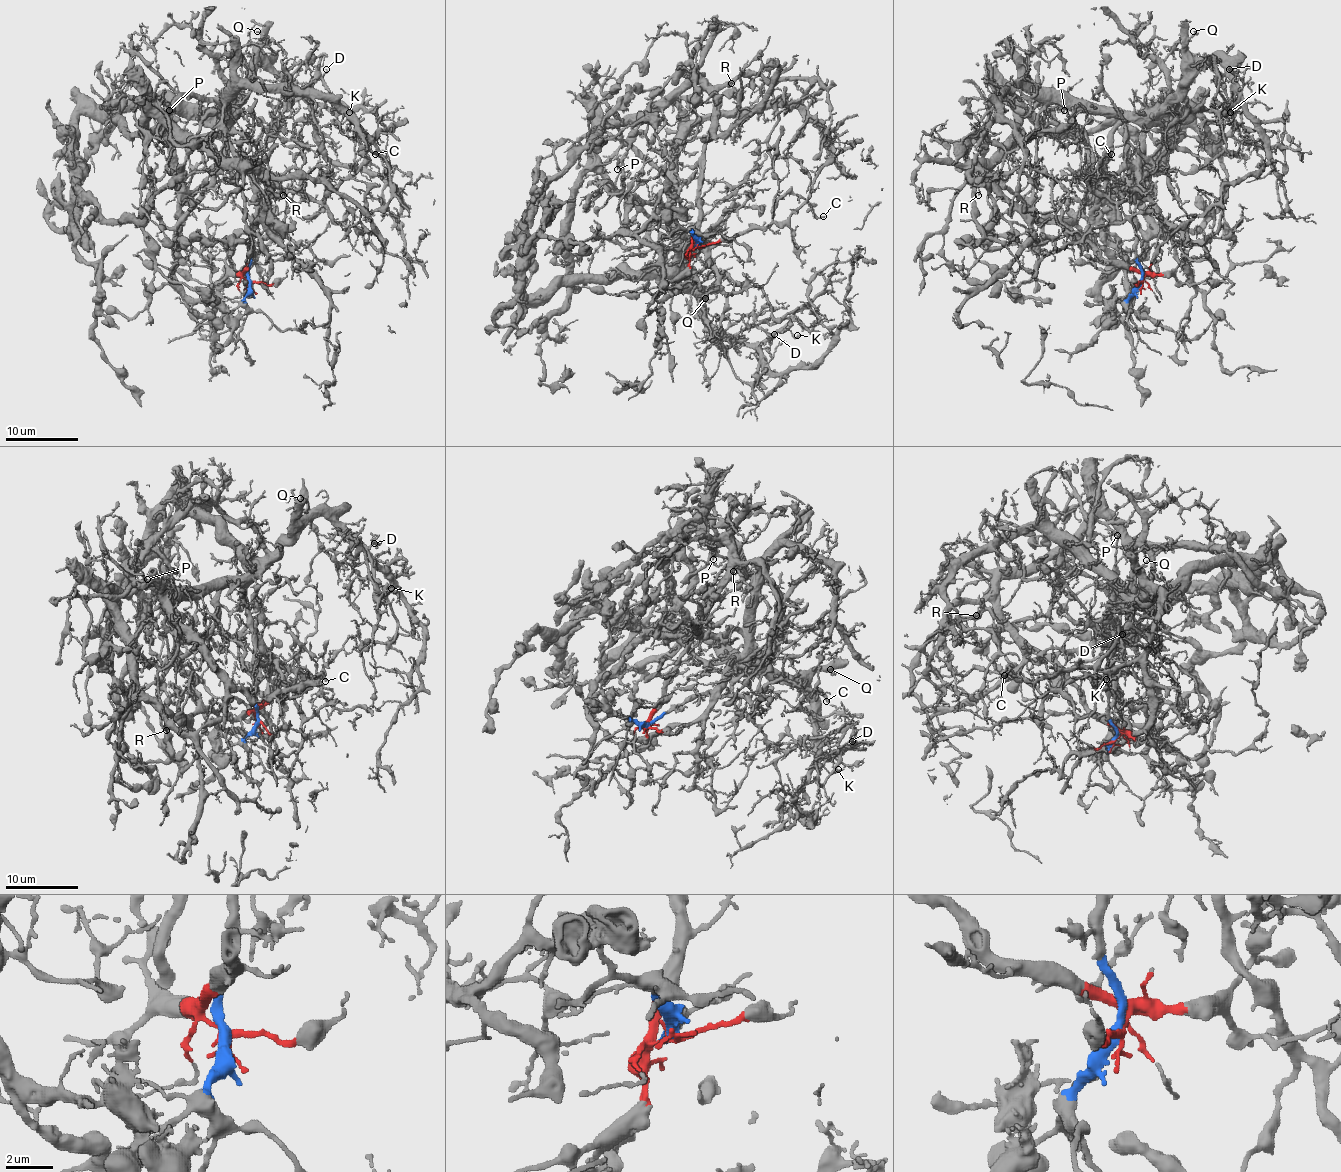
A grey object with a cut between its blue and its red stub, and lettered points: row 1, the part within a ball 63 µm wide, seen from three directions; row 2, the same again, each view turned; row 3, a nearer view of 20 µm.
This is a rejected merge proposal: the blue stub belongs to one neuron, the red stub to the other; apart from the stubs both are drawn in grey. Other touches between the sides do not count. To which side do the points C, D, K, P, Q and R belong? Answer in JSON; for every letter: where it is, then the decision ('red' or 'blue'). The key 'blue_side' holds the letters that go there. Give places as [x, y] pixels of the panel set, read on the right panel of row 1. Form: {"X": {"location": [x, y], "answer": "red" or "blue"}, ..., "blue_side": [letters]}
{"C": {"location": [1111, 154], "answer": "blue"}, "D": {"location": [1229, 69], "answer": "blue"}, "K": {"location": [1230, 112], "answer": "blue"}, "P": {"location": [1064, 110], "answer": "blue"}, "Q": {"location": [1193, 31], "answer": "blue"}, "R": {"location": [978, 195], "answer": "red"}, "blue_side": ["C", "D", "K", "P", "Q"]}

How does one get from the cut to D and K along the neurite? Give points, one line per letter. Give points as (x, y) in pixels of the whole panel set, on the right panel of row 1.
D: (1141, 282), (1135, 215), (1144, 134), (1198, 72), (1217, 63), (1240, 90), (1242, 79), (1229, 68)
K: (1141, 282), (1135, 215), (1144, 134), (1198, 72), (1218, 63), (1238, 94), (1222, 119), (1227, 123), (1229, 112)

